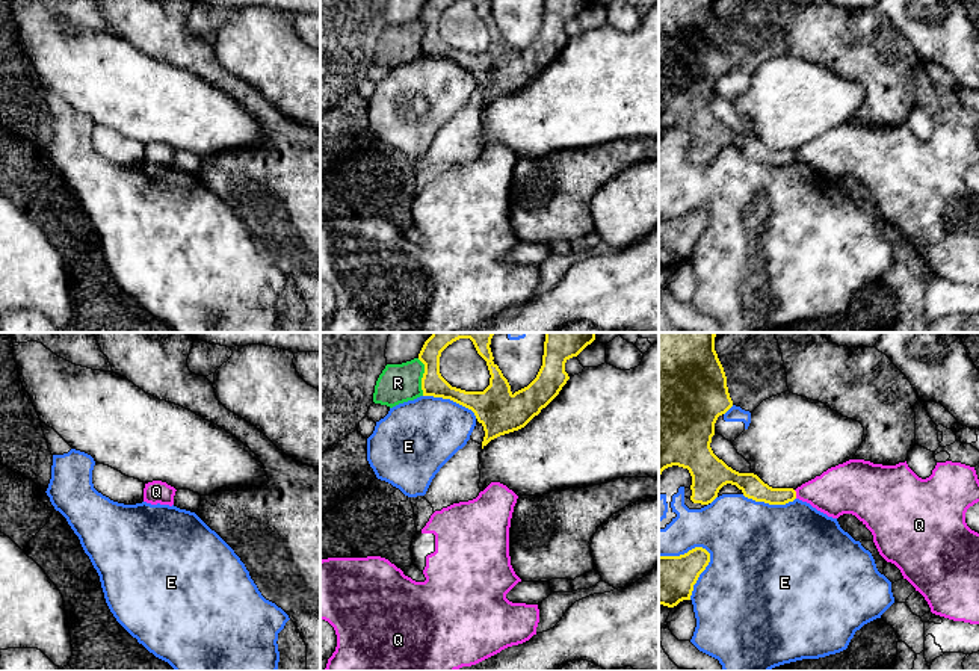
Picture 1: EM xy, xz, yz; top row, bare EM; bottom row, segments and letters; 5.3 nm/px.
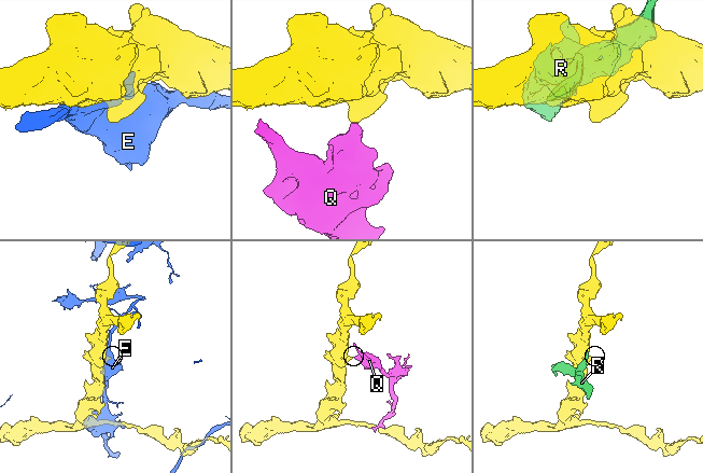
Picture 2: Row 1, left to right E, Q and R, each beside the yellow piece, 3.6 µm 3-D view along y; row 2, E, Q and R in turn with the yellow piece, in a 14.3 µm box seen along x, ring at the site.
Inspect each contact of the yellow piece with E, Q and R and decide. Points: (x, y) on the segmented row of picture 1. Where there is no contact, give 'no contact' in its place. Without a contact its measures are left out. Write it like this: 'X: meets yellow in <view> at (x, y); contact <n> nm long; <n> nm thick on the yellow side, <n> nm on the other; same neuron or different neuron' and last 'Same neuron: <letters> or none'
E: meets yellow in yz at (701, 572); contact 300 nm long; 260 nm thick on the yellow side, 480 nm on the other; different neuron
Q: meets yellow in yz at (795, 494); contact 50 nm long; 120 nm thick on the yellow side, 260 nm on the other; different neuron
R: meets yellow in xz at (423, 377); contact 200 nm long; 130 nm thick on the yellow side, 200 nm on the other; different neuron
Same neuron: none

